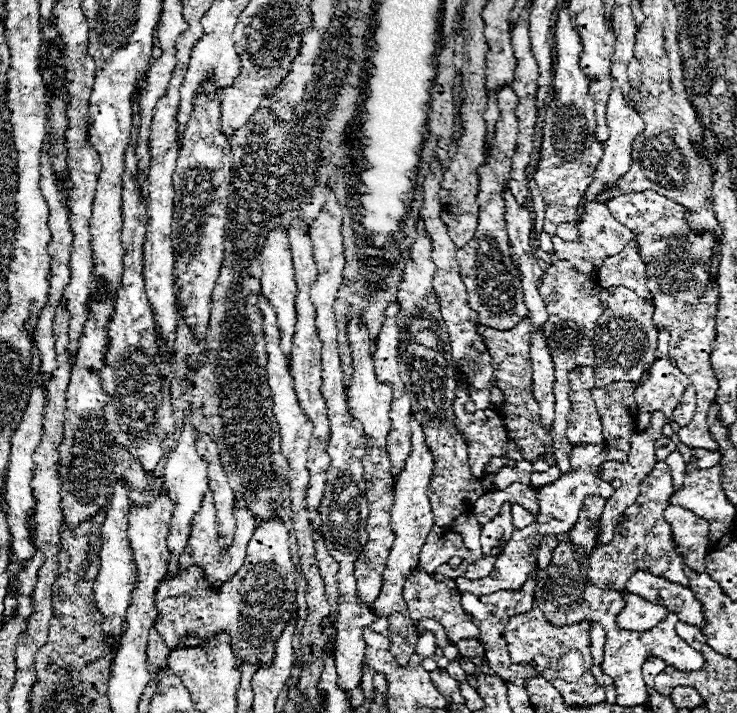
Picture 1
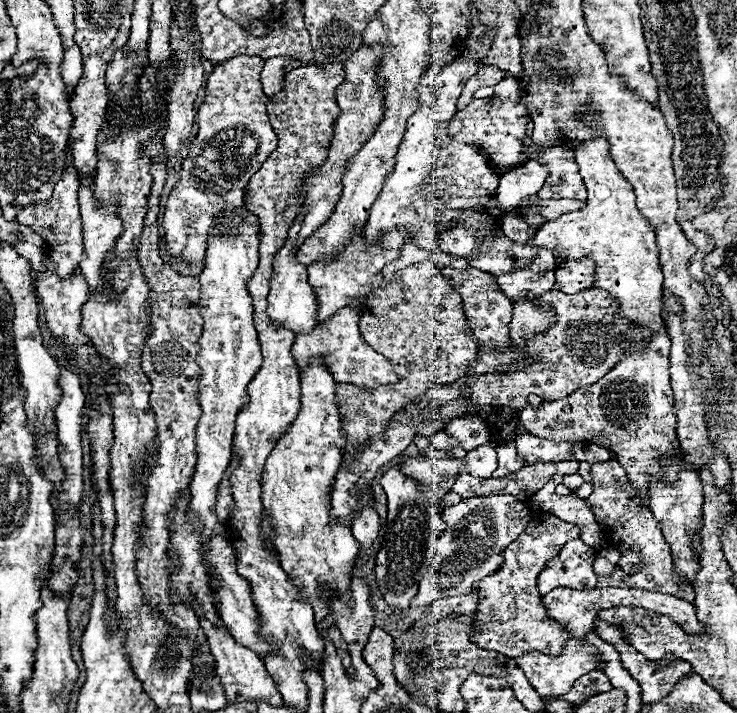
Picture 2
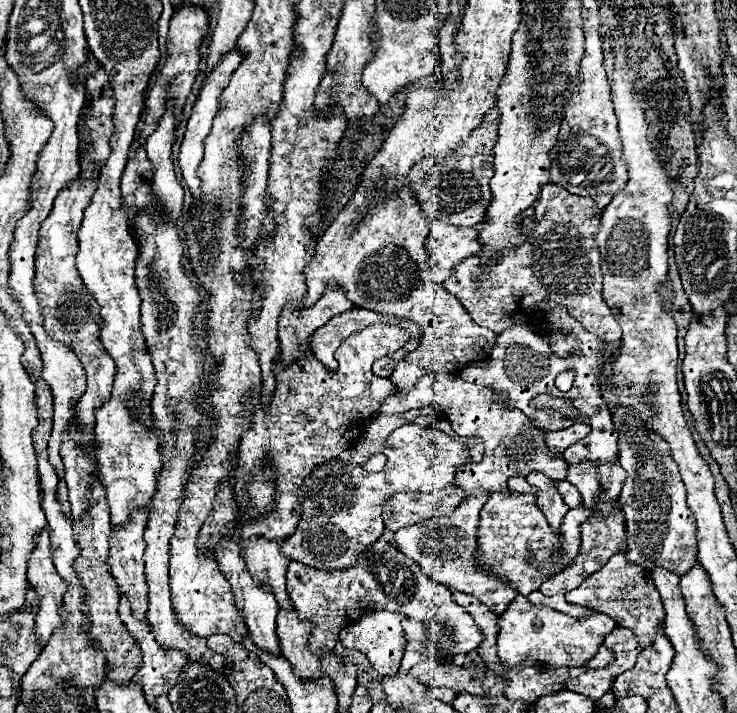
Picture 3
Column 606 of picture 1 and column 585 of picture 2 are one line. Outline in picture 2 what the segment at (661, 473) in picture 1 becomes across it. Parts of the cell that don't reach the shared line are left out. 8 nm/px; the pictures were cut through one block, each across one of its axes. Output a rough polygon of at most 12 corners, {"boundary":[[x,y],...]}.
{"boundary":[[580,538],[538,576],[538,592],[594,588],[596,548]]}

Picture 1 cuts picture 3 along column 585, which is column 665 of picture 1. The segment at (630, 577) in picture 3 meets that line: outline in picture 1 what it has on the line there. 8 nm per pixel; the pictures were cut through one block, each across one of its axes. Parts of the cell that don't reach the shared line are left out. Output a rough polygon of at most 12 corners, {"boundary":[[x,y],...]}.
{"boundary":[[634,572],[626,592],[664,604],[682,622],[704,626],[690,588]]}

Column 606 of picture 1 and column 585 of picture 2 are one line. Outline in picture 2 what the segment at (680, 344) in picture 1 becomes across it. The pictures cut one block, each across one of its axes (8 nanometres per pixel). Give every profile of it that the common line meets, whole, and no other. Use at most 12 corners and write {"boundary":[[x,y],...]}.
{"boundary":[[526,196],[520,210],[530,204],[540,208],[544,222],[558,220],[560,214],[580,210],[582,200],[544,200]]}

